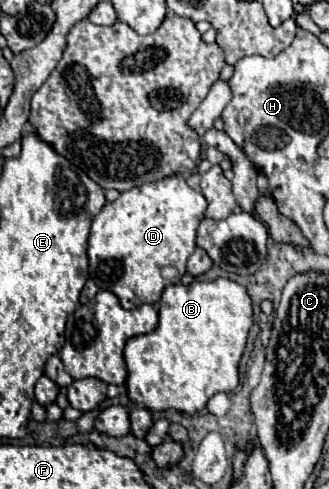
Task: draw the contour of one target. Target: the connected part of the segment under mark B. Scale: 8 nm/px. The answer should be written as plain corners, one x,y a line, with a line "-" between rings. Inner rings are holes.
218,277
214,281
194,281
192,285
168,285
158,303
158,327
152,333
132,337
124,347
124,361
128,367
128,397
146,409
166,411
178,409
182,413
198,413
216,393
232,393
240,383
238,363
244,353
248,331
254,325
252,301
244,285

